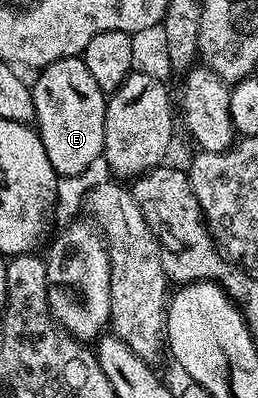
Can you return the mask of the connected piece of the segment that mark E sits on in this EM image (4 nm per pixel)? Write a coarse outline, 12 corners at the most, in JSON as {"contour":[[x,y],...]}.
{"contour":[[83,58],[31,84],[57,176],[104,153],[106,93]]}

